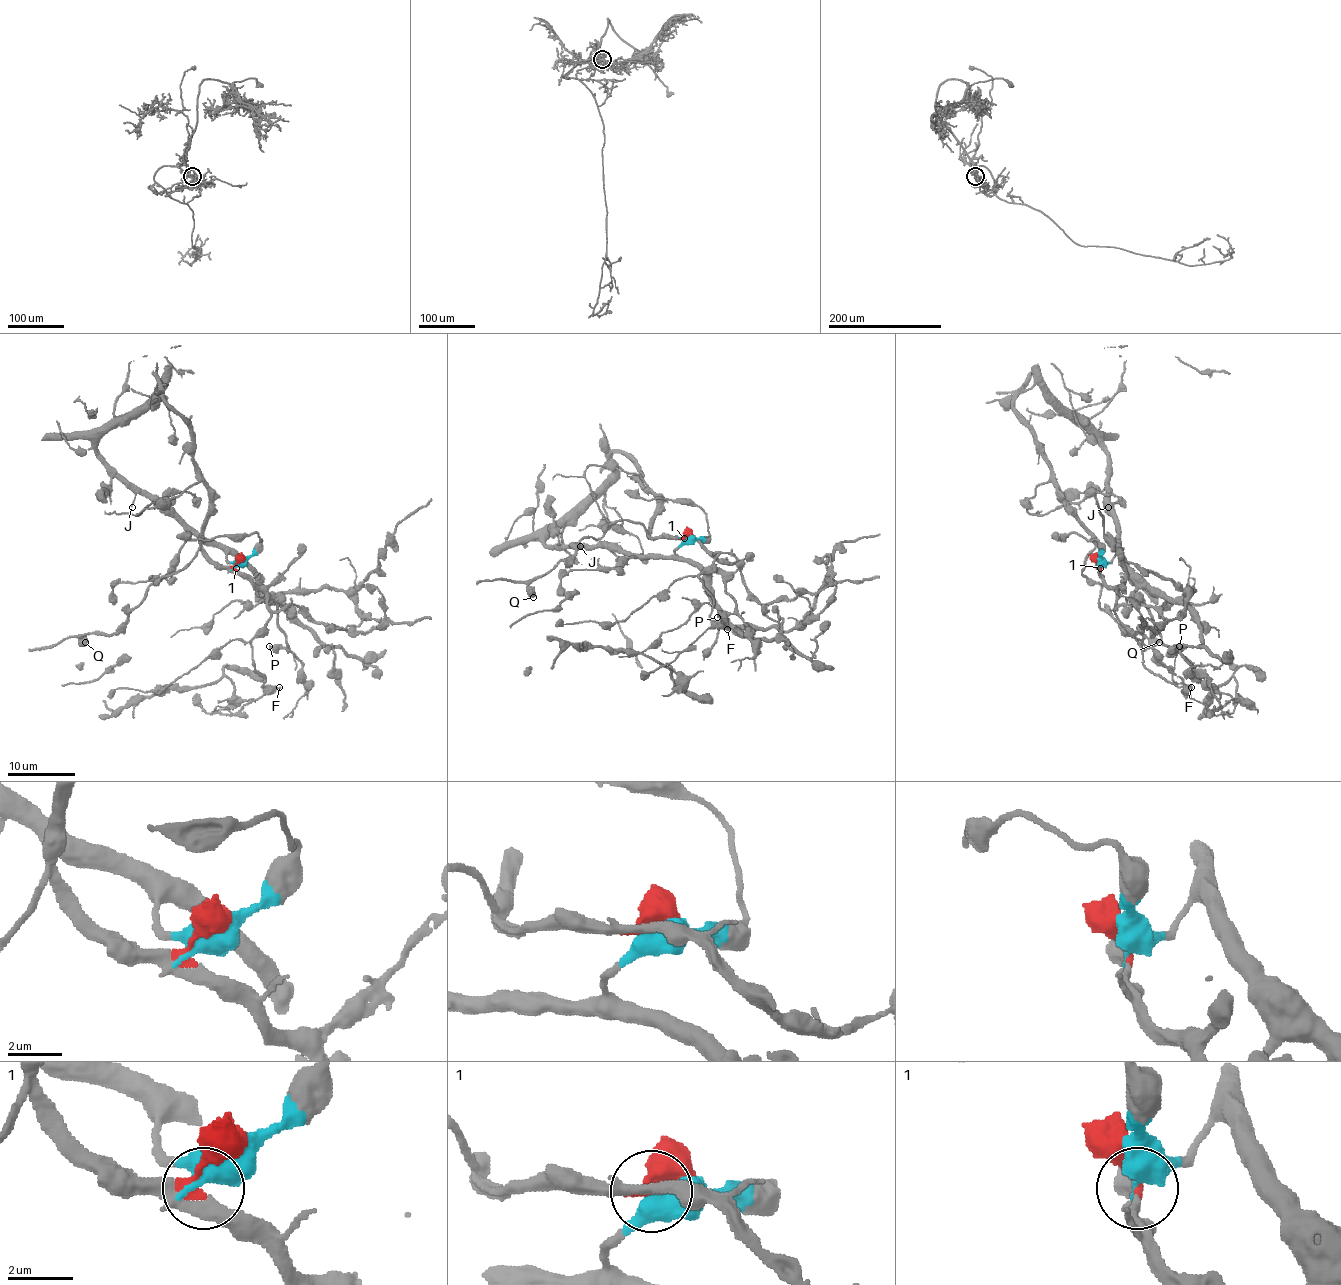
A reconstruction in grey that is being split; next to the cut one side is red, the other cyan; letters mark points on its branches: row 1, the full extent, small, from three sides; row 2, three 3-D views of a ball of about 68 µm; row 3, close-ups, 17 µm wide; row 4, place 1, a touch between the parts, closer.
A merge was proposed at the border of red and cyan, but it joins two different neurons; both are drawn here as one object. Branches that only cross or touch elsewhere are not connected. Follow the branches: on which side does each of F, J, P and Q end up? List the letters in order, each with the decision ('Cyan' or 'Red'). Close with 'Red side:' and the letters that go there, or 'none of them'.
F: Red
J: Cyan
P: Cyan
Q: Red
Red side: F, Q

